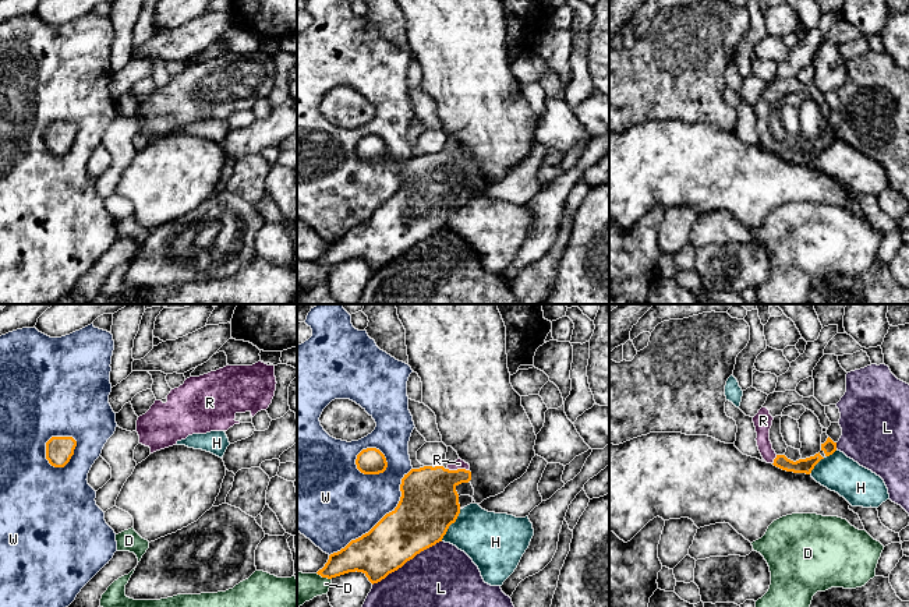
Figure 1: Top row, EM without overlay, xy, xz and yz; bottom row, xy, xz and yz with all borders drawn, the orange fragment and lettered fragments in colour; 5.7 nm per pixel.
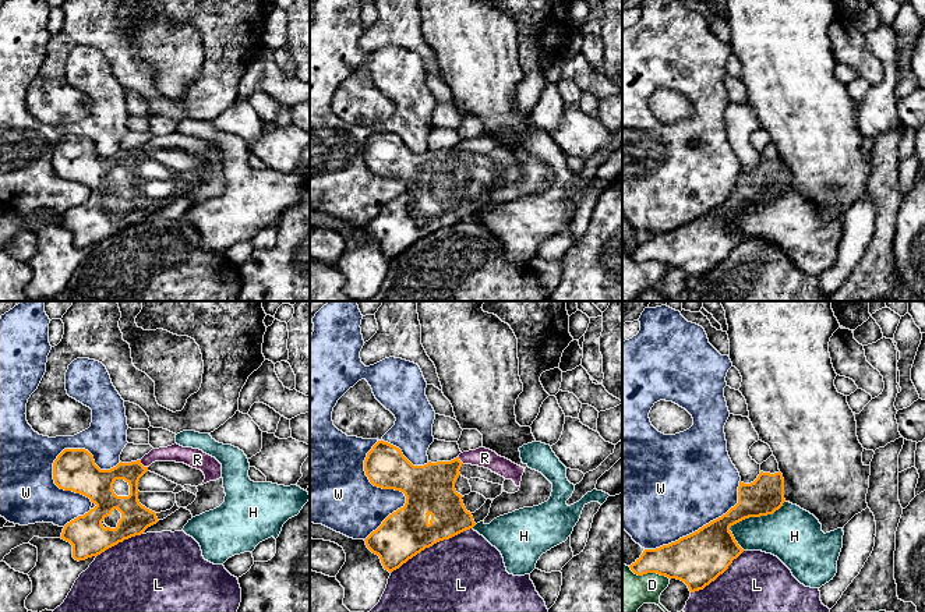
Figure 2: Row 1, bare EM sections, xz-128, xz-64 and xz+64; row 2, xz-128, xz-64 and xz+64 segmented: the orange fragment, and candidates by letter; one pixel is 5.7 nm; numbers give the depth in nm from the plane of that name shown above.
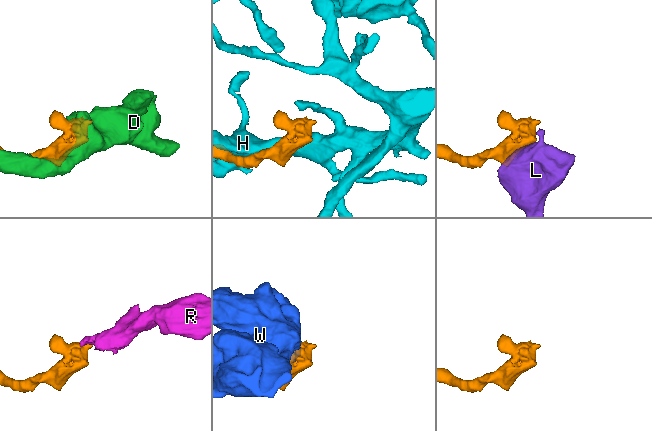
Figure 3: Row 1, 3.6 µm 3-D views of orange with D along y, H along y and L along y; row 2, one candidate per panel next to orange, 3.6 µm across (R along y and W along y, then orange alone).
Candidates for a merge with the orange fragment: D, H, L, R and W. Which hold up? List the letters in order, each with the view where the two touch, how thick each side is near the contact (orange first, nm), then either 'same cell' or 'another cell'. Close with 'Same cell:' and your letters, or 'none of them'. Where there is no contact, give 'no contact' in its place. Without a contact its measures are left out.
D: contact in xz; calibres 190 and 190 nm; another cell
H: contact in xz; calibres 340 and 320 nm; another cell
L: contact in xz; calibres 320 and 360 nm; another cell
R: contact in xz; calibres 340 and 60 nm; same cell
W: contact in xz; calibres 320 and 420 nm; another cell
Same cell: R

